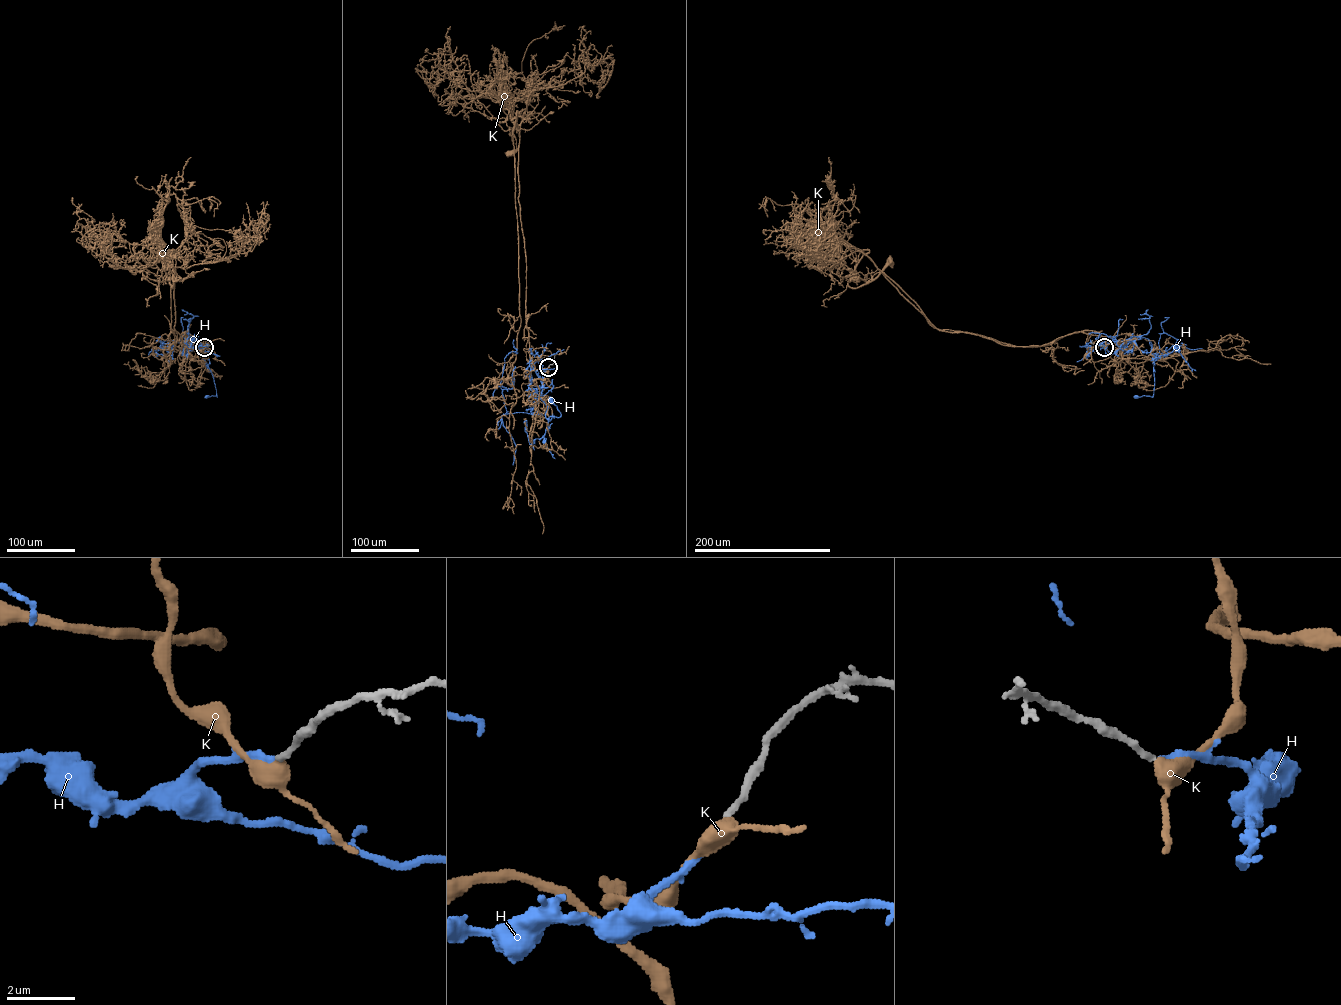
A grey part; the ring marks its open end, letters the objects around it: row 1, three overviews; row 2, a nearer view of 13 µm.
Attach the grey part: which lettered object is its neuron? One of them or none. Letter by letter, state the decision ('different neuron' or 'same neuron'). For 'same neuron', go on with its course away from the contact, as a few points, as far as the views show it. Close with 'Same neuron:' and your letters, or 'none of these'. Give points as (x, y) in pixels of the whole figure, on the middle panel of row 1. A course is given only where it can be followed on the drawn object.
H: same neuron | via (548, 367), (535, 372), (542, 384), (540, 396), (546, 406), (547, 419), (561, 415), (550, 400)
K: different neuron
Same neuron: H

